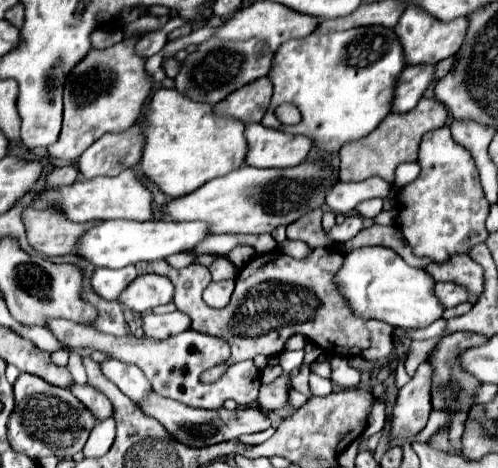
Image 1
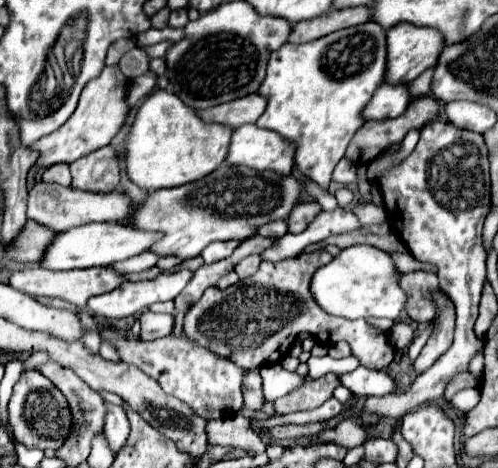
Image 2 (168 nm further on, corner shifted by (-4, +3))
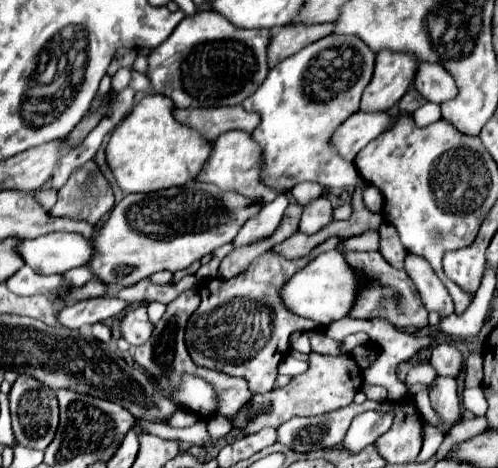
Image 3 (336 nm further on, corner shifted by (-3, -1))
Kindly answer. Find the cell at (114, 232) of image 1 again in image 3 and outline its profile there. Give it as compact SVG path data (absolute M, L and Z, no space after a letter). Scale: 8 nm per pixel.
M49 233L37 239L25 239L17 251L41 275L63 275L89 265L95 257L93 241L79 233Z

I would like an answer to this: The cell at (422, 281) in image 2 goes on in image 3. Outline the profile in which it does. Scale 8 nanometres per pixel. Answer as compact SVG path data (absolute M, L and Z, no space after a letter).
M345 253L345 257L355 267L361 267L365 271L365 275L369 275L369 285L371 285L365 289L365 295L361 295L361 303L357 303L357 307L353 307L353 315L349 315L349 317L363 317L363 319L387 317L387 321L391 325L395 325L397 329L403 329L403 331L417 331L417 329L425 329L429 325L427 311L421 303L421 297L417 295L413 281L409 279L409 275L403 269L389 267L389 263L381 257L381 253Z

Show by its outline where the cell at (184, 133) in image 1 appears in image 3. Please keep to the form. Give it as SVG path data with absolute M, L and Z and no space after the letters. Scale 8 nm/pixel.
M159 93L147 95L113 131L107 143L107 163L125 195L185 185L199 175L205 161L209 159L213 145L195 129L179 123L173 111L175 107L169 97Z

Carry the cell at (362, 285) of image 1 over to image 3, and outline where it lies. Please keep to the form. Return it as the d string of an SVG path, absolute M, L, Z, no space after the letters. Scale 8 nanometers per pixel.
M335 249L335 251L321 253L305 269L293 275L293 279L289 279L289 283L285 283L285 287L281 289L281 297L285 299L285 305L293 313L301 317L309 317L321 325L329 325L349 315L363 287L365 287L365 273L361 269L355 269L343 257L343 253Z

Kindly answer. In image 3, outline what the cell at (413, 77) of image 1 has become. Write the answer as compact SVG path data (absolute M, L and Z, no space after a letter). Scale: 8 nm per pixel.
M357 111L345 123L335 131L333 143L339 151L339 155L347 161L353 161L355 155L377 135L389 129L393 119L387 111Z

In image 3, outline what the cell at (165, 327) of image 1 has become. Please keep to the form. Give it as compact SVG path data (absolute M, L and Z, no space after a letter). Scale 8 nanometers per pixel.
M139 303L137 307L129 309L127 315L123 317L123 323L121 323L123 337L127 339L129 345L135 345L135 347L147 343L149 337L153 335L153 329L155 329L155 325L147 317L147 305L145 303Z

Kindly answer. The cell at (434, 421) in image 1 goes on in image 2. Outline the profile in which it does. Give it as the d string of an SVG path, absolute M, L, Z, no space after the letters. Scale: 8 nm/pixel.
M470 387L470 389L458 391L458 393L452 397L452 405L454 405L456 409L460 409L462 413L468 413L474 405L478 405L478 399L480 399L478 387Z

